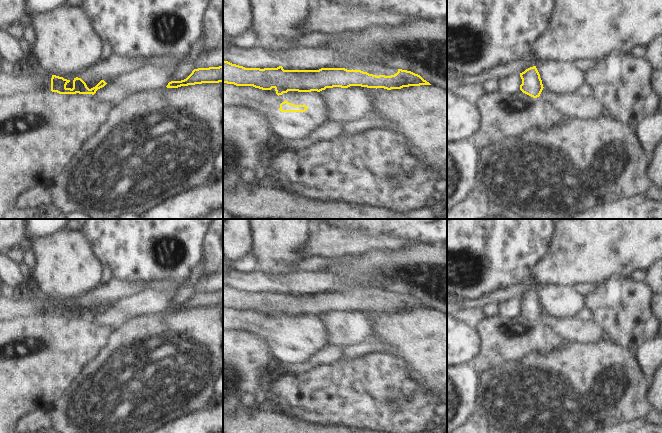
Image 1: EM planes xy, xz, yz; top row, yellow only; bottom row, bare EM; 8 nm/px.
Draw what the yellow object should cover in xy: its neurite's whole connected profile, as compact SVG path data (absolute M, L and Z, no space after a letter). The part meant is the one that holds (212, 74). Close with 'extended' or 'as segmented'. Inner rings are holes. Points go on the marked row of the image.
M223 66L194 69L186 79L171 81L166 87L178 88L181 86L219 82L223 82Z; as segmented

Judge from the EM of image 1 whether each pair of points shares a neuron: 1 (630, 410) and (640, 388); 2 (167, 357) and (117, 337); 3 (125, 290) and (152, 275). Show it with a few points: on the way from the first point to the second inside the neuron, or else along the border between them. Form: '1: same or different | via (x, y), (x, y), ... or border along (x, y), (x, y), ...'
1: same | via (630, 405), (630, 398), (635, 393)
2: same | via (155, 357), (139, 357), (129, 347)
3: different | border along (113, 278), (119, 278), (133, 284), (159, 282)

